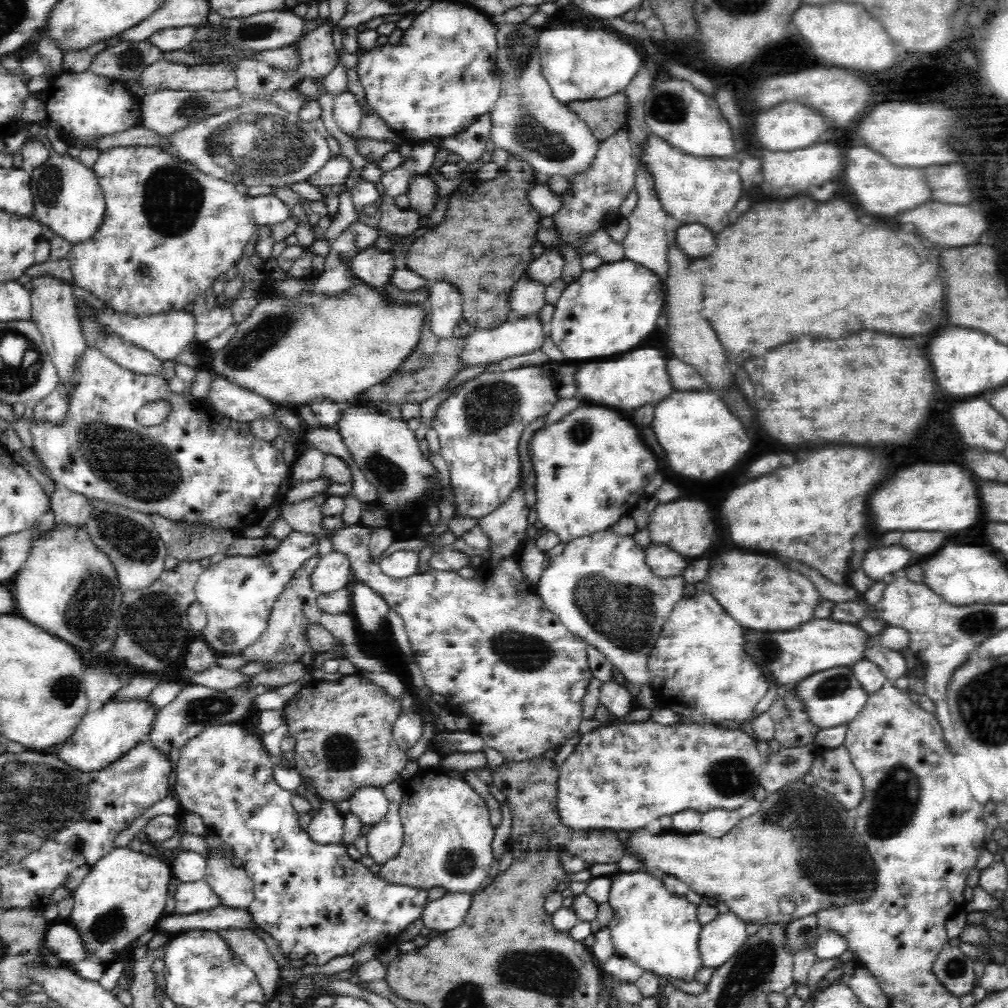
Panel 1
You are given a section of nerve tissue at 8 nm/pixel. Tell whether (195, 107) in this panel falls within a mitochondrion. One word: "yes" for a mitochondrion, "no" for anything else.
yes

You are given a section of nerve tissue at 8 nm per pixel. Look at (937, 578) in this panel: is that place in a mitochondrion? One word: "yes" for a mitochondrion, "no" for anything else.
no

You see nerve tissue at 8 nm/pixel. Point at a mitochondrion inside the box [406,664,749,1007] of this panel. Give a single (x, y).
(551, 972)

